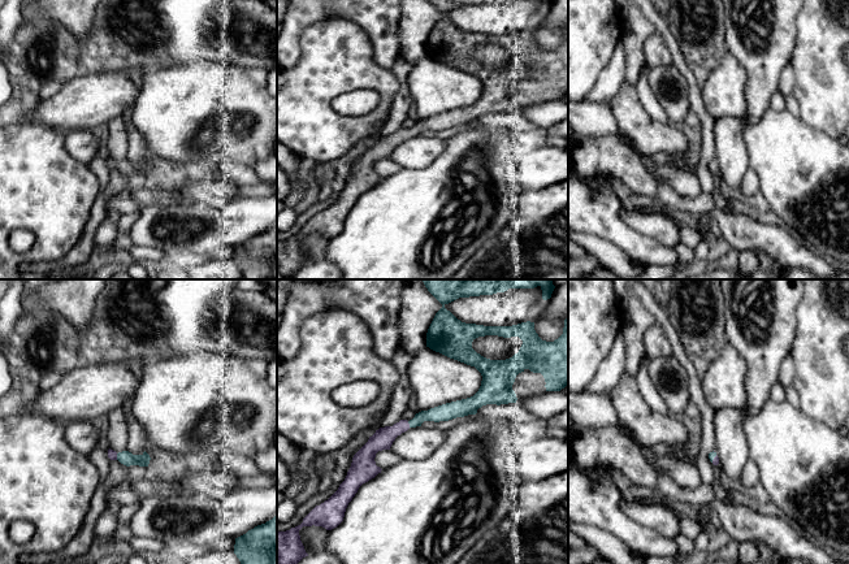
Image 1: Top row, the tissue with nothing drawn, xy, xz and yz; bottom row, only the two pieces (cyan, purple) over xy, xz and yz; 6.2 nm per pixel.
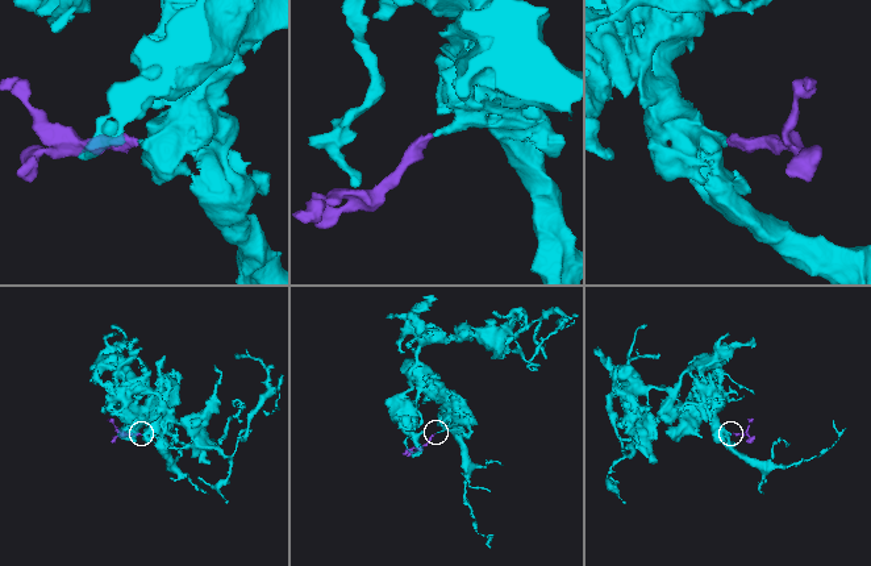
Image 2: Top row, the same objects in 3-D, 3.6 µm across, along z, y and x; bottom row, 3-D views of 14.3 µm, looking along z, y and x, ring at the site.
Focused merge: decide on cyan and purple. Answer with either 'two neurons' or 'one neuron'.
one neuron

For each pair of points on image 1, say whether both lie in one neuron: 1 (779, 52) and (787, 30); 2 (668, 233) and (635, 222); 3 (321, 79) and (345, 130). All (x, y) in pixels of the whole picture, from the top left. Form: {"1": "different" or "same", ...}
{"1": "same", "2": "same", "3": "same"}

